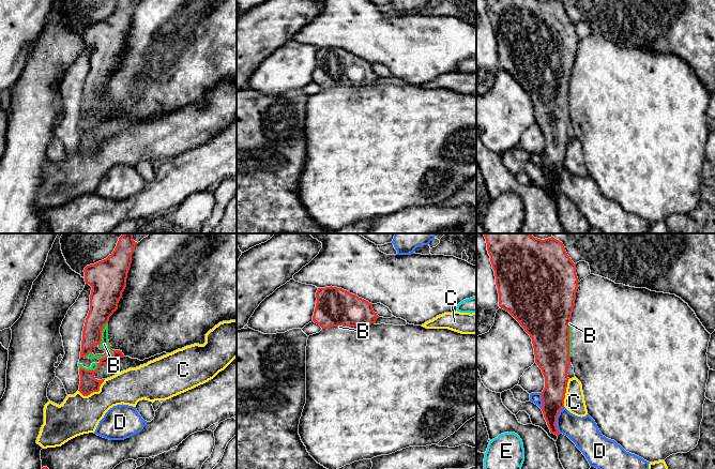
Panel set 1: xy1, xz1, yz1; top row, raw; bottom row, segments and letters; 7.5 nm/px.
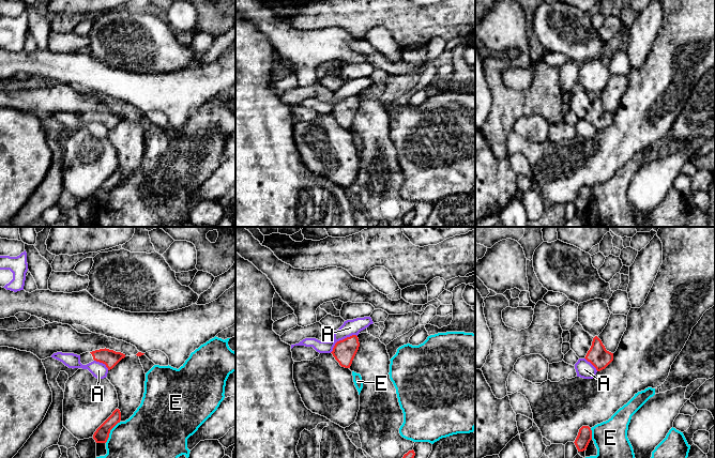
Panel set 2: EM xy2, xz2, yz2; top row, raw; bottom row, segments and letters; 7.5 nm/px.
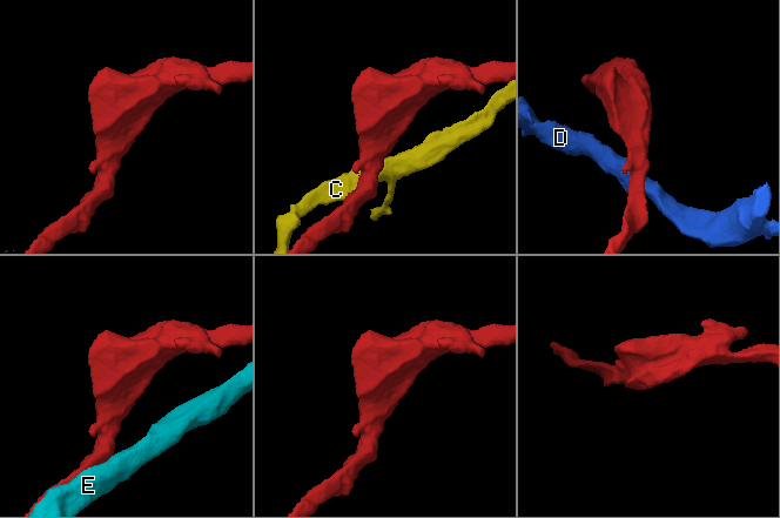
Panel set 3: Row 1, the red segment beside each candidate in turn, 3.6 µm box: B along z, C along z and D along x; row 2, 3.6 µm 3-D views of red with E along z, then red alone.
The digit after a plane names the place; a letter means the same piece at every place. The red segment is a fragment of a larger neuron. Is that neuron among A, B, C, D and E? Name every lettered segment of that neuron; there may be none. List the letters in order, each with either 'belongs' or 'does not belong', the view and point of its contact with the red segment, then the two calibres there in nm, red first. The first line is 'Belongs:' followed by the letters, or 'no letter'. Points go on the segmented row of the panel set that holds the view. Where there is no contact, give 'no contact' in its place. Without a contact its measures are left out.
Belongs: no letter
A: does not belong; contact xz2 (343, 339); calibres 170 and 120 nm
B: does not belong; contact xy1 (100, 343); calibres 170 and 70 nm
C: does not belong; contact xy1 (93, 391); calibres 130 and 300 nm
D: does not belong; contact yz1 (556, 420); calibres 170 and 220 nm
E: does not belong; contact xy2 (109, 431); calibres 110 and 320 nm

